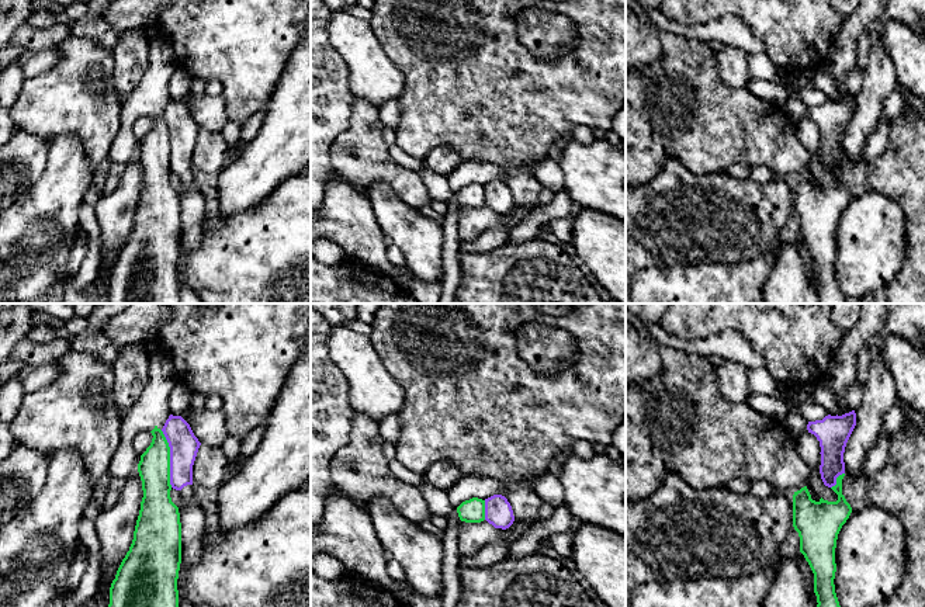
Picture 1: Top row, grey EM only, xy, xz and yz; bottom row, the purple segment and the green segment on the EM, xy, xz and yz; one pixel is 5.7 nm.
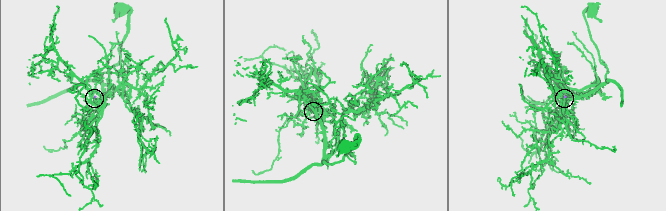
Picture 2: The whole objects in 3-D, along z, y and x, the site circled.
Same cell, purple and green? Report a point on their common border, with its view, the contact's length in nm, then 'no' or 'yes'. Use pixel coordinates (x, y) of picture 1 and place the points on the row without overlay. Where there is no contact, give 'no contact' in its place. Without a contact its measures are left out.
meets purple in xy at (170, 144); contact 340 nm long; no

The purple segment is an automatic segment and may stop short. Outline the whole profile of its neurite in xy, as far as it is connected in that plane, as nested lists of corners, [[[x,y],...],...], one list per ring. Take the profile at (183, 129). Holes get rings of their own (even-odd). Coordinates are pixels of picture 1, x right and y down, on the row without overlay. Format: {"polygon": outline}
{"polygon": [[[170,100],[162,114],[170,132],[170,170],[180,177],[181,249],[187,256],[202,242],[207,202],[193,170],[193,150],[201,128],[181,101]]]}

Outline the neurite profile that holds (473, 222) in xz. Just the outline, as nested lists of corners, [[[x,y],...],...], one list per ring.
[[[486,205],[481,208],[461,207],[458,211],[458,235],[461,242],[475,242],[484,232],[495,228],[513,228],[526,216],[537,214],[537,208],[519,208],[506,215],[495,214]]]

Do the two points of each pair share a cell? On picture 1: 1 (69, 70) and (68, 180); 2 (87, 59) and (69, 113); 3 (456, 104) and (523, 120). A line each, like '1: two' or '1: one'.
1: two
2: one
3: one

